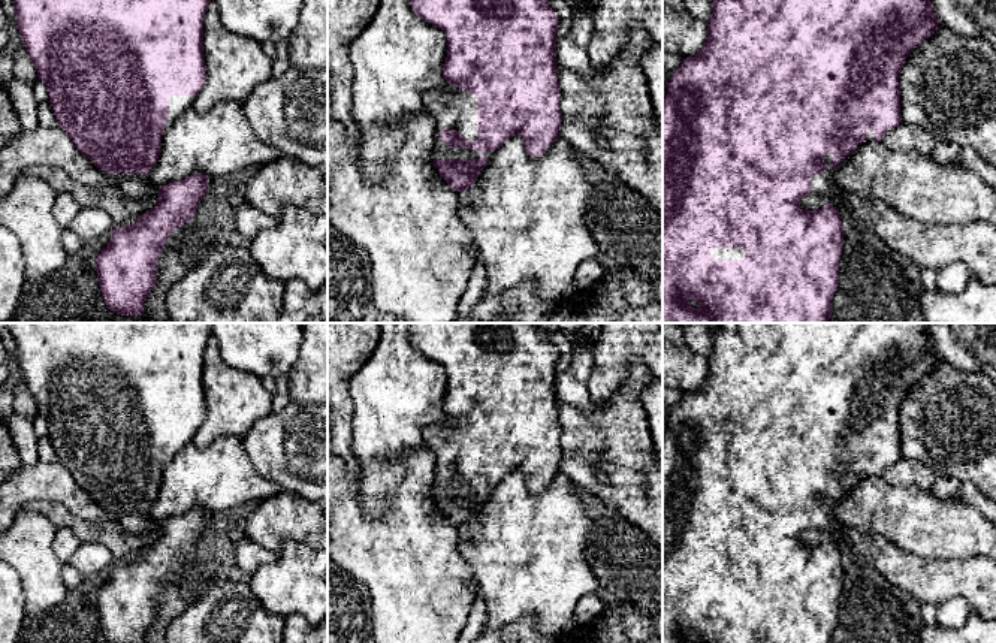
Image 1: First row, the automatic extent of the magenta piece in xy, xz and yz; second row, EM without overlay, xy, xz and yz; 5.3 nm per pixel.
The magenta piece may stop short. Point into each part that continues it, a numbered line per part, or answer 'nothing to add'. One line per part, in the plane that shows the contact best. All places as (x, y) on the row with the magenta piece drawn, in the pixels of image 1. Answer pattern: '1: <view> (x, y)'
1: xz (450, 108)

